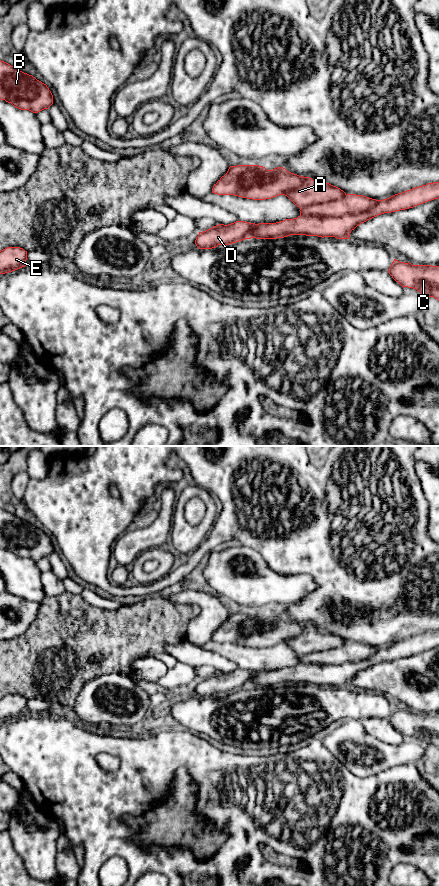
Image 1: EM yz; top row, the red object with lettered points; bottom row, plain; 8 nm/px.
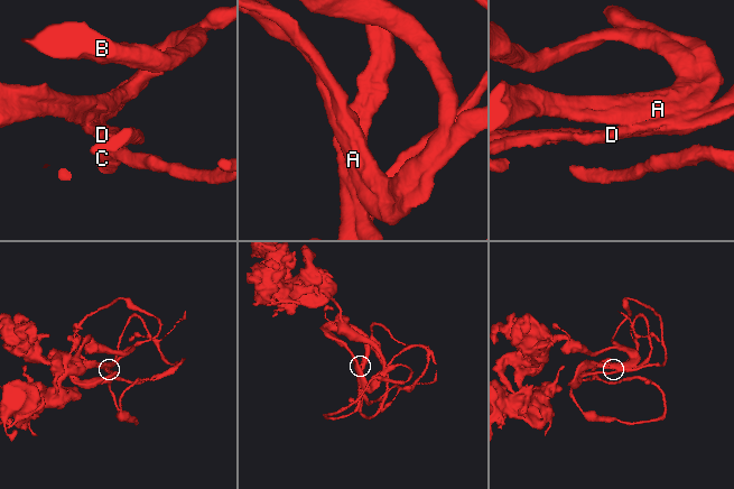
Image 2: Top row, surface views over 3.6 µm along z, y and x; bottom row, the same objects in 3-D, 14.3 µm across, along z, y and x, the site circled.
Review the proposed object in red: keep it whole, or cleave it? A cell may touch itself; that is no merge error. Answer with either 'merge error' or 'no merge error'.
no merge error

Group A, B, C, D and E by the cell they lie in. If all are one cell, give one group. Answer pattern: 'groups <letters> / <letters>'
groups A B C D E

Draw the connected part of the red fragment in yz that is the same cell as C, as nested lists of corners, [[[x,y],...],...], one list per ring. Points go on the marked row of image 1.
[[[394,259],[388,272],[403,288],[416,289],[424,299],[434,297],[439,301],[439,266],[412,265]]]

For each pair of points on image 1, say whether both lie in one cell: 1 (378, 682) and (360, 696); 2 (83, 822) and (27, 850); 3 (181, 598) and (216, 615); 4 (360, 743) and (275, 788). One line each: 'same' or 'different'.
1: different
2: different
3: same
4: different

